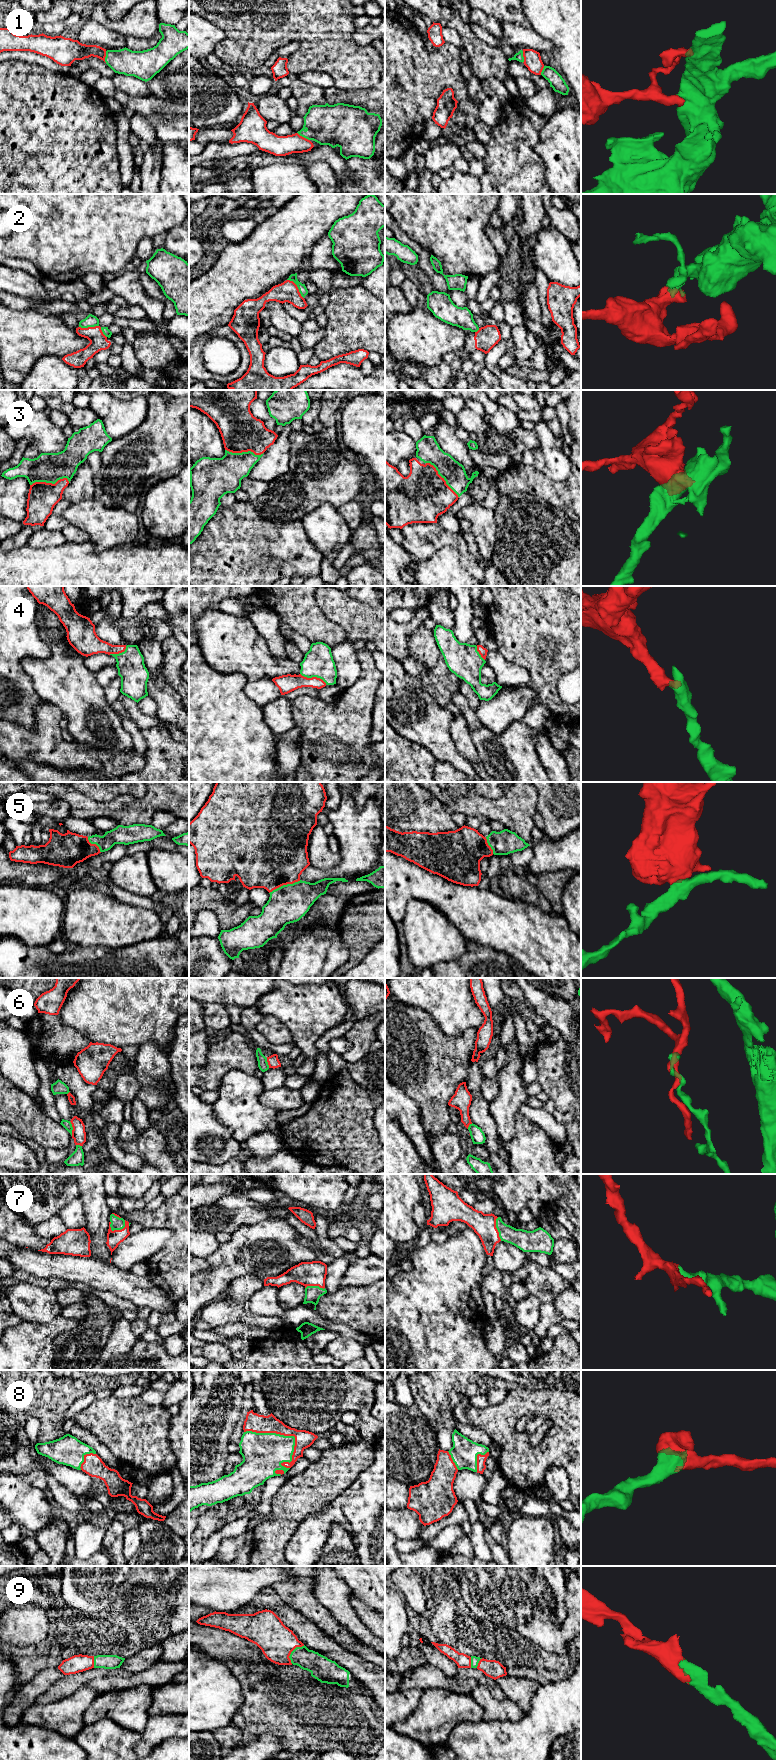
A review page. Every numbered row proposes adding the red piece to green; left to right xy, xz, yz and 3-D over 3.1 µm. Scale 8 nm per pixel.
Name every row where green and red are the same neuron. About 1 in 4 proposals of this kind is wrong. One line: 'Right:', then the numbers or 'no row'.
Right: 1, 3, 4, 5, 7, 8, 9

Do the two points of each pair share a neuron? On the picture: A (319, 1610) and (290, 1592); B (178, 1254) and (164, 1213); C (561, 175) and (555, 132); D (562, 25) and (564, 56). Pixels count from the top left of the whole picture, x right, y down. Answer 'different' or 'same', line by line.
A: same
B: same
C: same
D: same

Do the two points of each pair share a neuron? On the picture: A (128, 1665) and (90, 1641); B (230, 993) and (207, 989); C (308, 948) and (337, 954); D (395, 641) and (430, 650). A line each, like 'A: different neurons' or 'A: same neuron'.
A: different neurons
B: same neuron
C: same neuron
D: different neurons

